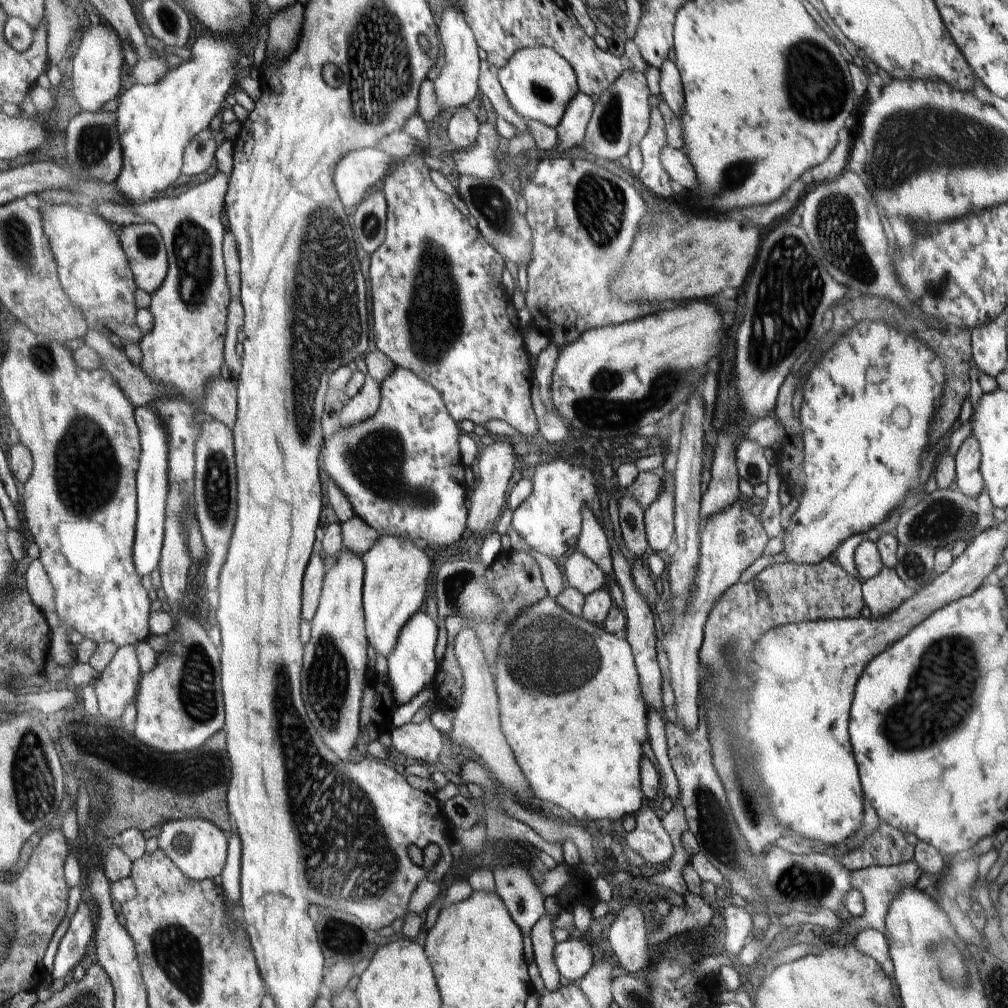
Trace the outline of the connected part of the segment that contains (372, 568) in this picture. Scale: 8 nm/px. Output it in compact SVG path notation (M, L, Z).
M384 536L362 555L364 562L363 610L366 638L370 645L386 658L394 652L398 634L408 620L418 613L427 597L426 579L432 576L432 560L412 542L402 536Z

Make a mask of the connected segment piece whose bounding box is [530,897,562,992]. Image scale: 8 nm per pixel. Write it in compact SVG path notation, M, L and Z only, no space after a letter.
M548 897L545 898L544 908L546 908L546 914L542 916L542 920L538 920L537 924L532 926L530 930L530 938L532 945L534 945L534 957L536 966L540 971L540 978L545 990L548 992L554 992L556 988L560 988L560 974L556 969L554 963L554 938L552 938L552 928L554 928L554 922L556 916L562 912L560 904L558 904L558 898Z

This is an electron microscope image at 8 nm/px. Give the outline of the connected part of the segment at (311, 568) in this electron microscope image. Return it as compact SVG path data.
M315 552L308 562L302 584L301 616L308 622L312 622L318 609L326 568L320 556Z

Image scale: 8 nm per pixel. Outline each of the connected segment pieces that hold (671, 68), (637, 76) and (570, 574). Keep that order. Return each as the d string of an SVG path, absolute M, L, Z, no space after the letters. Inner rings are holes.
M669 58L660 68L660 95L678 119L684 114L684 94L676 64Z
M631 69L622 72L618 79L610 84L610 88L600 94L598 102L594 104L584 142L580 146L598 158L619 161L628 154L632 144L640 143L648 131L652 110L650 96L651 92L644 73Z
M578 548L572 551L562 572L566 574L570 587L576 588L583 596L589 596L604 589L611 581L588 556L578 552Z

